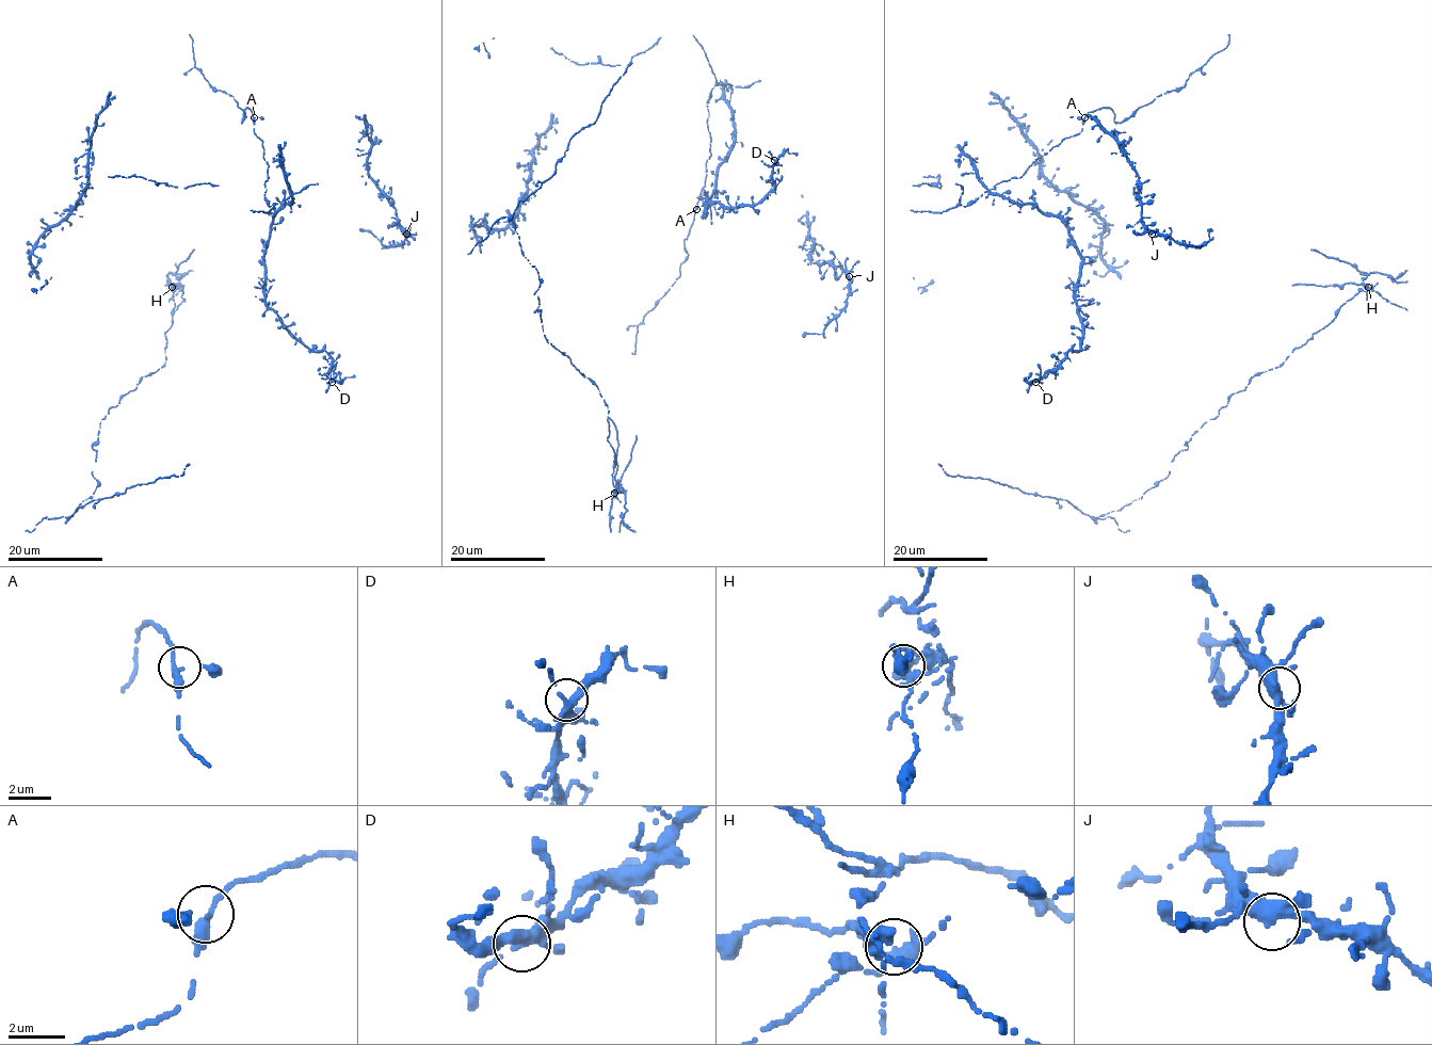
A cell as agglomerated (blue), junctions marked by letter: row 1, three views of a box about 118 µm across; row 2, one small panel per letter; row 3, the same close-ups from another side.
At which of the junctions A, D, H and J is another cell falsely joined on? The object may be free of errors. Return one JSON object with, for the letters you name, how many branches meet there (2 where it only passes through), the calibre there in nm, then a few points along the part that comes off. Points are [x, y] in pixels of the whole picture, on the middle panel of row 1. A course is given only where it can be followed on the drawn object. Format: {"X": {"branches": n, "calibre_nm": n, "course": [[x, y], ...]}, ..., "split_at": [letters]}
{"H": {"branches": 3, "calibre_nm": 320, "course": [[614, 493], [617, 487], [622, 487], [618, 492], [636, 435]]}, "split_at": ["H"]}

